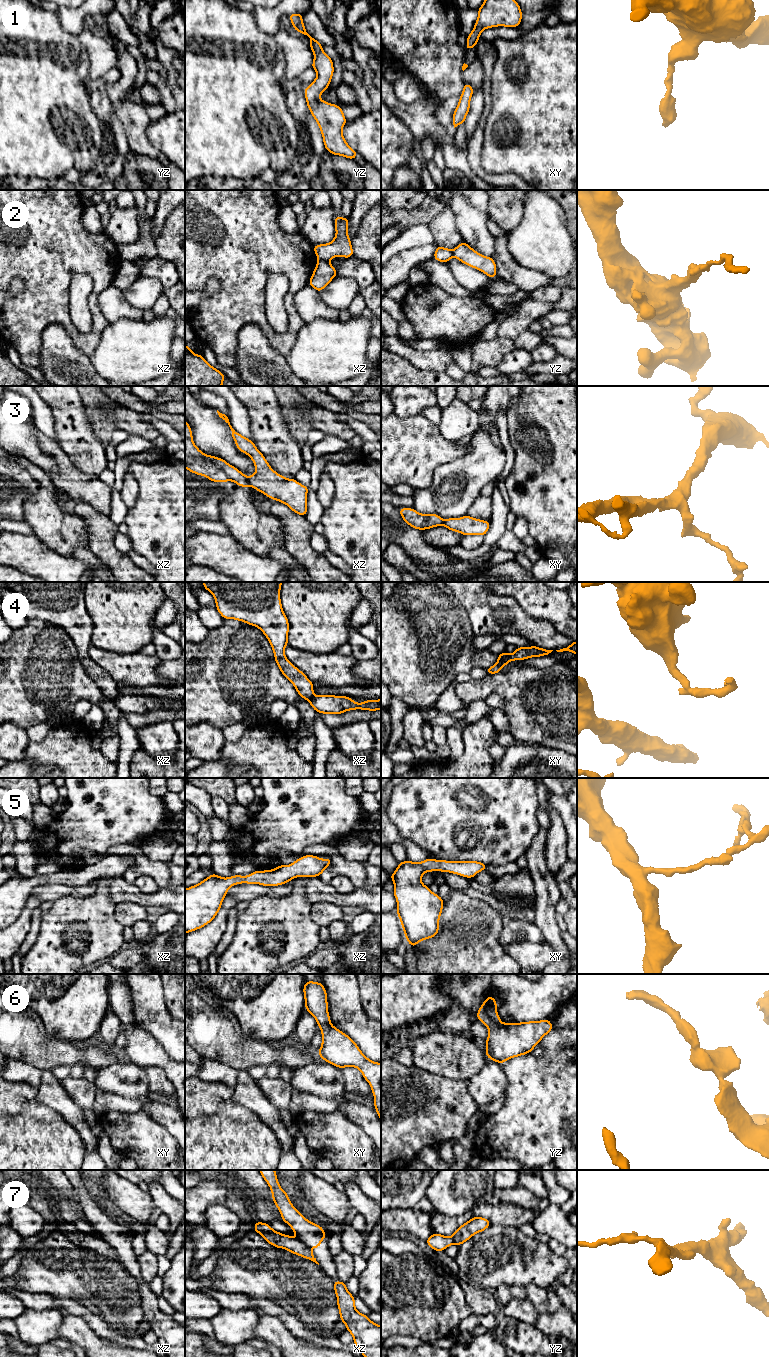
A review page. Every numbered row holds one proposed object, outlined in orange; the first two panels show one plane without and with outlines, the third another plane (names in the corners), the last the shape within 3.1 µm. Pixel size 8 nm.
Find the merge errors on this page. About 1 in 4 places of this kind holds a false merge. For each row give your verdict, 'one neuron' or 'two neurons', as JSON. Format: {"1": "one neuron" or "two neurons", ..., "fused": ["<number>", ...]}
{"1": "one neuron", "2": "two neurons", "3": "two neurons", "4": "two neurons", "5": "one neuron", "6": "one neuron", "7": "two neurons", "fused": ["2", "3", "4", "7"]}

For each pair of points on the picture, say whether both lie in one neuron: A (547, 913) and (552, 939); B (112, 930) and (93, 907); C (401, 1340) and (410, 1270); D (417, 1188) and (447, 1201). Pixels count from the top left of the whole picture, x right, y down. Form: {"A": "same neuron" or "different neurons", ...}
{"A": "same neuron", "B": "same neuron", "C": "different neurons", "D": "different neurons"}

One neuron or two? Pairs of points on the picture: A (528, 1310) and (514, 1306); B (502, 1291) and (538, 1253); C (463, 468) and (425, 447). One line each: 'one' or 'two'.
A: one
B: two
C: two

